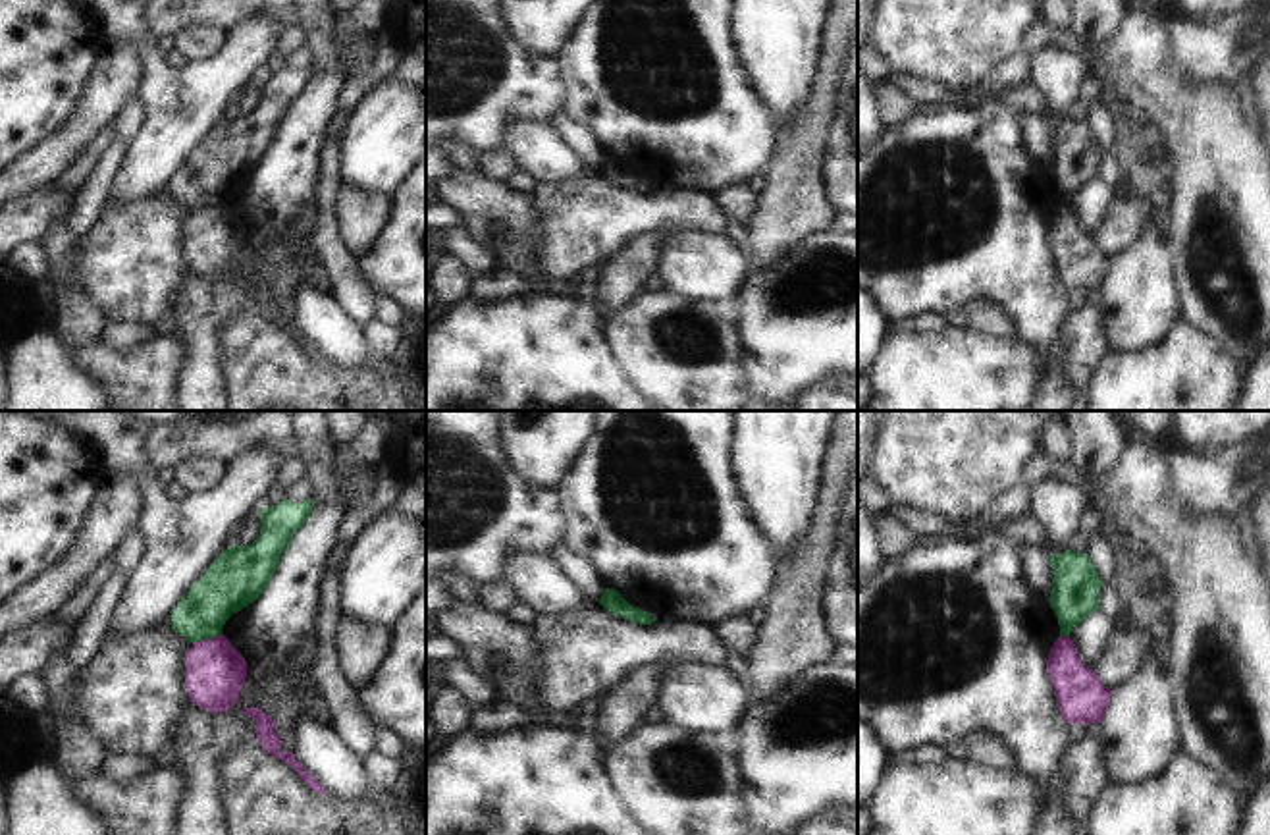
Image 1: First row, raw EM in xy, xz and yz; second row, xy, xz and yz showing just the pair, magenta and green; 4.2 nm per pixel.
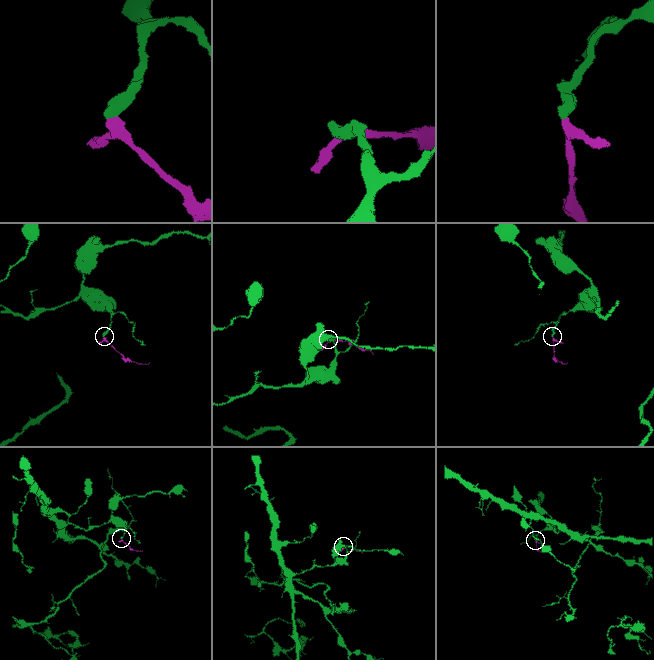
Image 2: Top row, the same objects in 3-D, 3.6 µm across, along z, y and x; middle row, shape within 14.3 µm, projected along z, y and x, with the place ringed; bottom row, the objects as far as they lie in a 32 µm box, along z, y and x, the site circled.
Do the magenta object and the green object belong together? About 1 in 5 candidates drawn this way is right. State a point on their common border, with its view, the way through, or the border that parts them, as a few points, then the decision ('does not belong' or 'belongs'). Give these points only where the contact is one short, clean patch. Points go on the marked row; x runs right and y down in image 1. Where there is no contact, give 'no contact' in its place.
meets magenta in xy at (207, 639); border along xy (222, 635), (201, 639), (193, 645); does not belong

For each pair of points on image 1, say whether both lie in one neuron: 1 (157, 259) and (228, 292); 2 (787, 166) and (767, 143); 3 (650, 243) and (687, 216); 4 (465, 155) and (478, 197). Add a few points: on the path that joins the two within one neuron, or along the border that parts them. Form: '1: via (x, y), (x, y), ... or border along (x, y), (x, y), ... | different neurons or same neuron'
1: border along (189, 269), (166, 313) | different neurons
2: border along (781, 139), (781, 149), (769, 164) | different neurons
3: border along (671, 232), (642, 234), (625, 249) | different neurons
4: border along (459, 170), (482, 176) | different neurons

